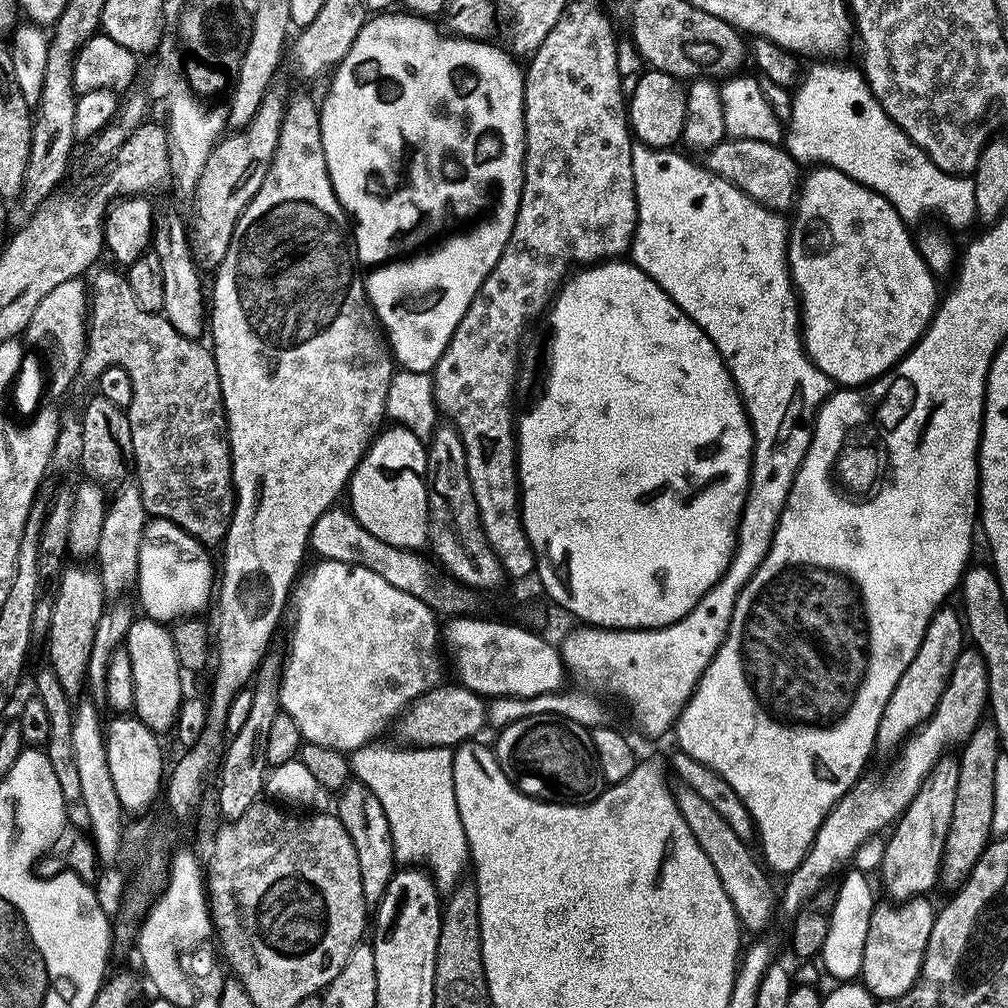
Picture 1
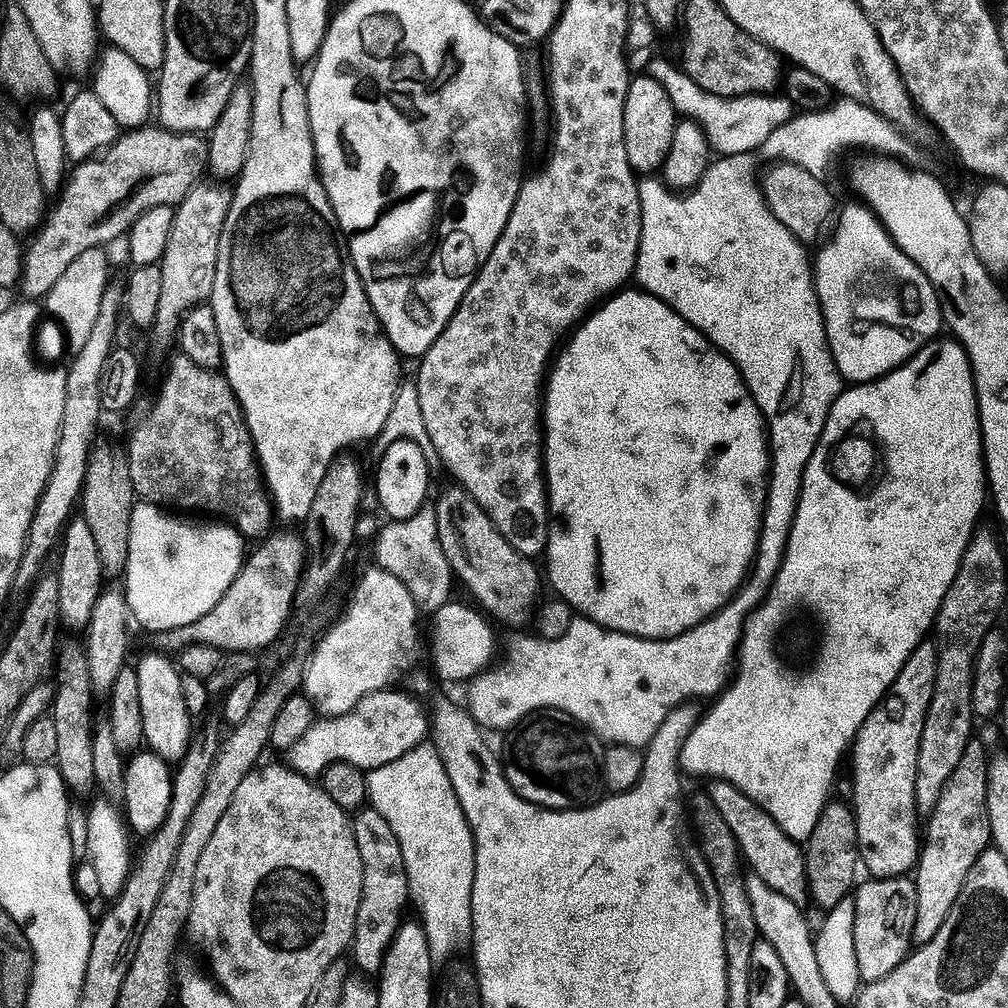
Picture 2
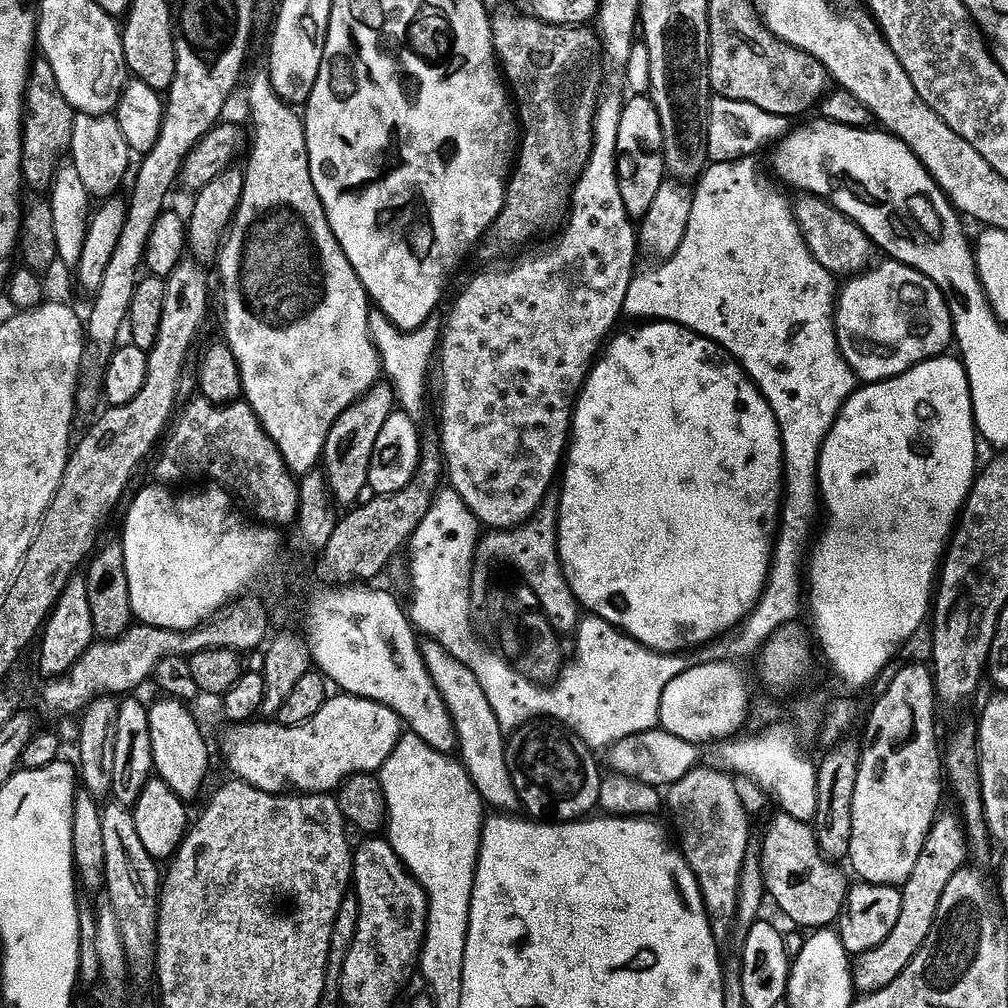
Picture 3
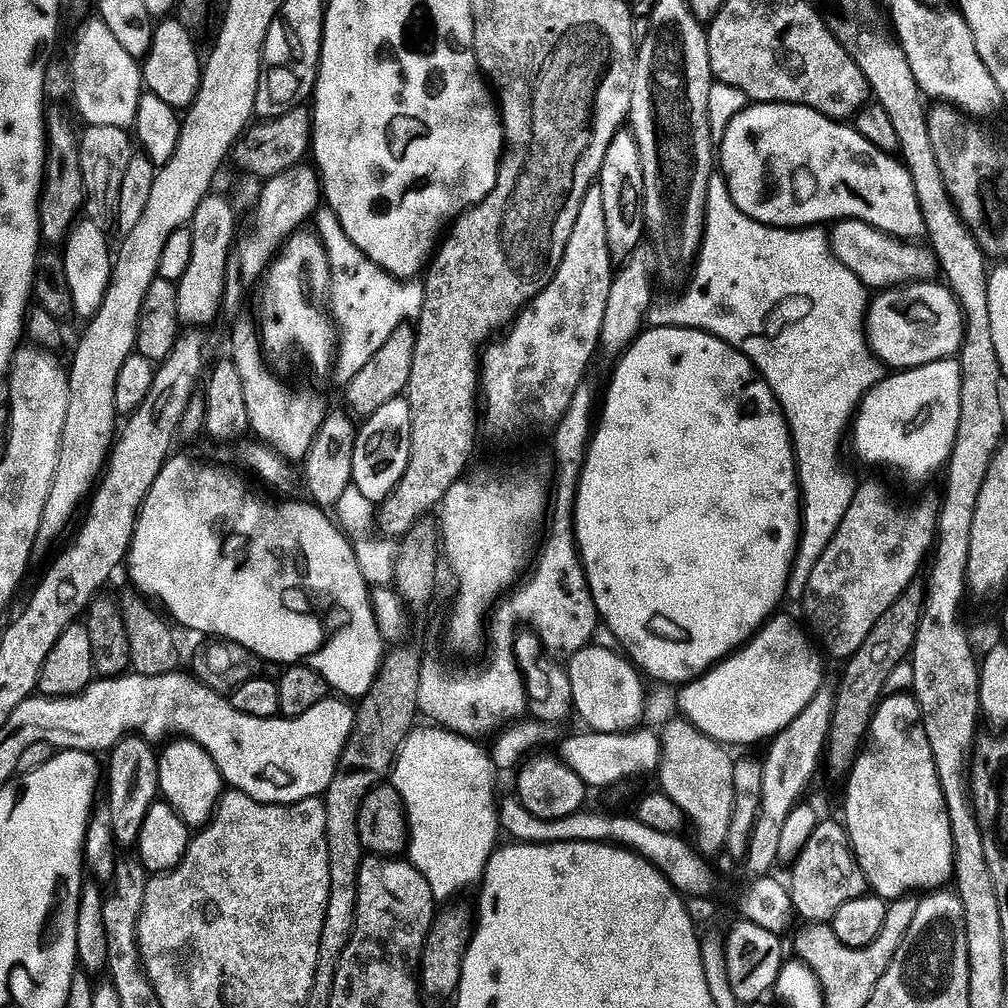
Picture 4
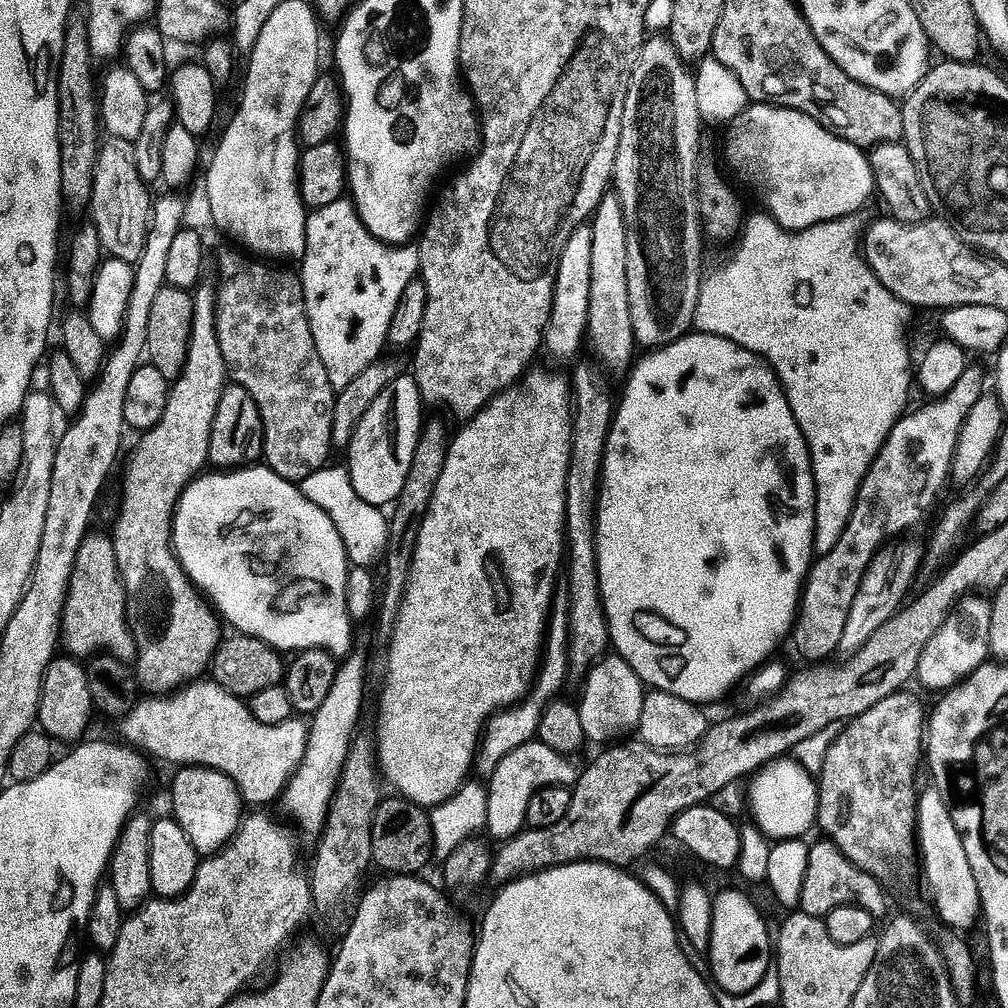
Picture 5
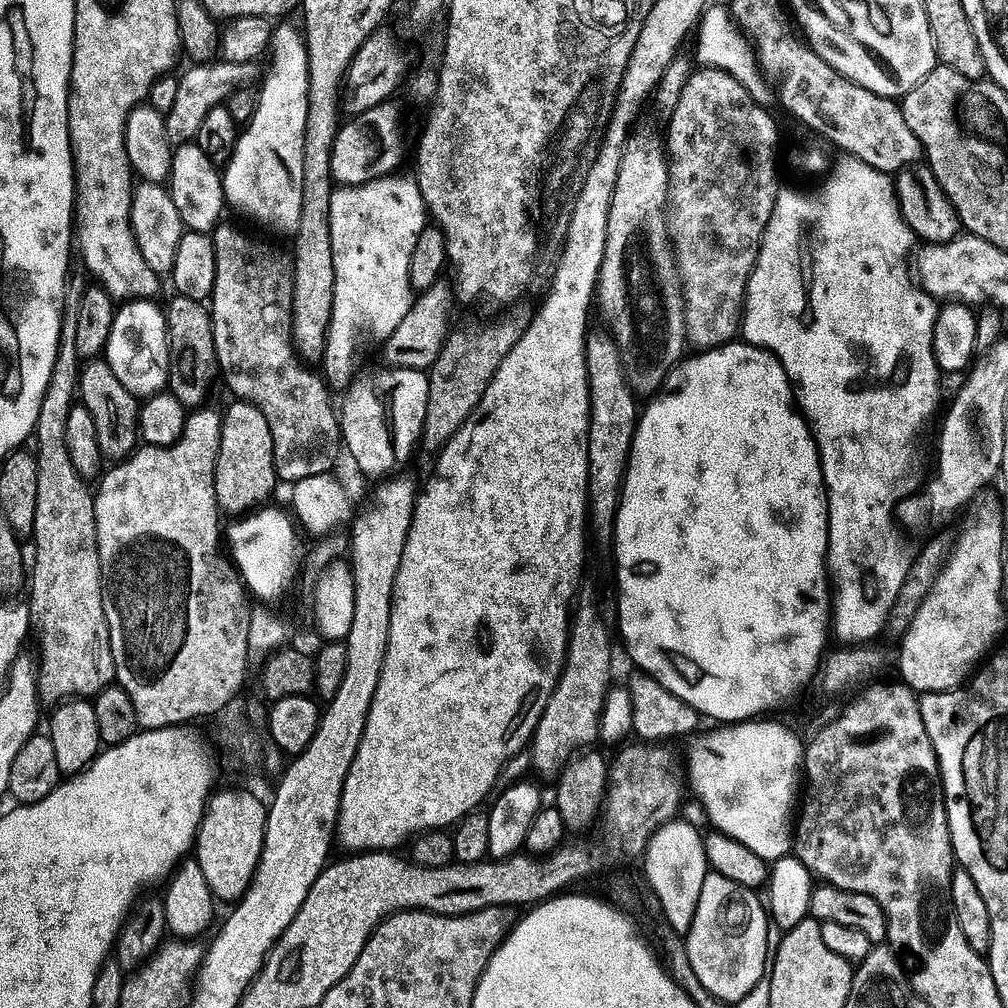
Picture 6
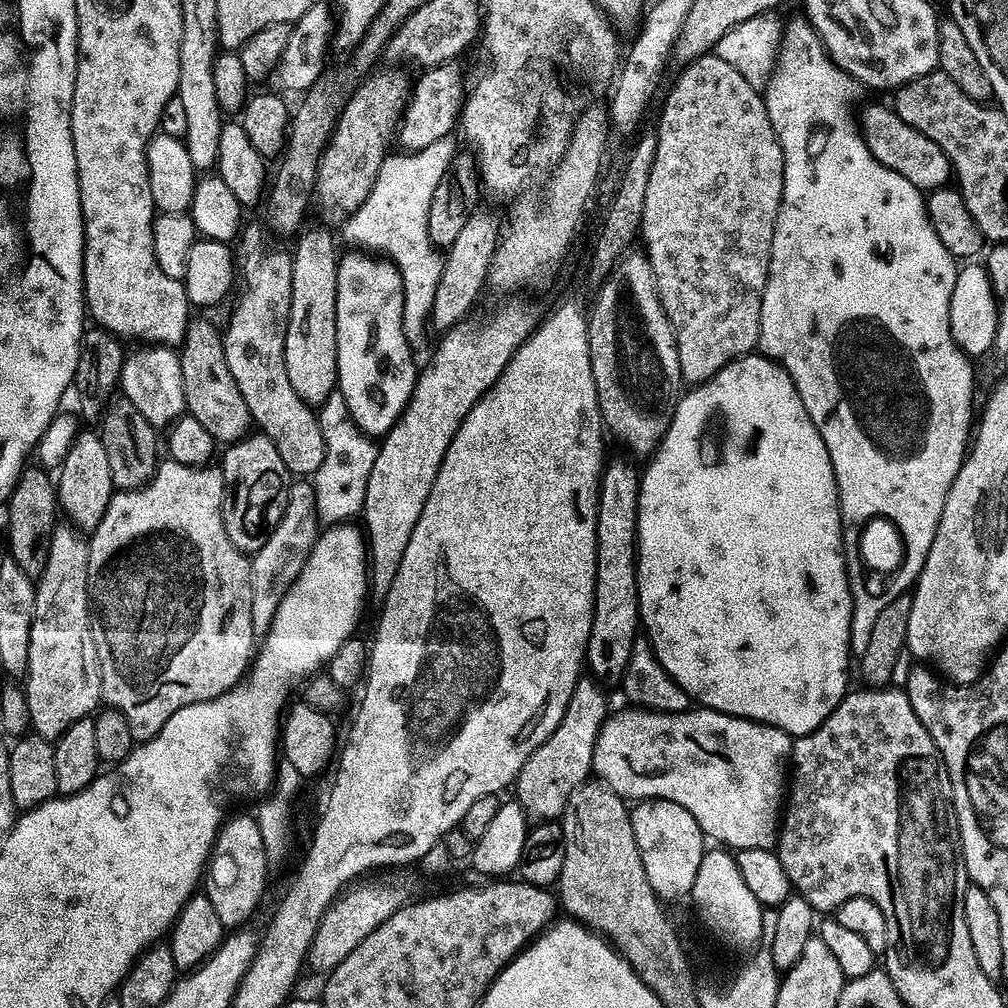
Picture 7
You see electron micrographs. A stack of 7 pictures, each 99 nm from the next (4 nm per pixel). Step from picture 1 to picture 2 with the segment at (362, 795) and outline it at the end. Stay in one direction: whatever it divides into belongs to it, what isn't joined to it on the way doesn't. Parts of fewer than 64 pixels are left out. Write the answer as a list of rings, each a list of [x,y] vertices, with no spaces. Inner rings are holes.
[[[368,806],[355,813],[352,829],[358,842],[358,854],[362,854],[364,881],[362,906],[358,906],[358,922],[350,956],[354,964],[356,959],[356,964],[362,971],[376,974],[384,966],[384,959],[400,925],[405,923],[404,911],[410,908],[408,876],[404,873],[402,846],[398,846],[398,838],[394,830],[390,830],[390,822],[386,822],[386,818],[382,818],[376,808]]]

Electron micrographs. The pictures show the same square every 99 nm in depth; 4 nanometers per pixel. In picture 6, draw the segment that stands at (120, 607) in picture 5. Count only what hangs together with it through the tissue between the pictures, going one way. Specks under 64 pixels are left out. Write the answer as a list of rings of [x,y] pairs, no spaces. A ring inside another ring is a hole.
[[[70,314],[65,317],[65,323],[62,326],[62,334],[60,335],[59,354],[55,362],[54,374],[51,376],[50,386],[47,388],[46,392],[46,398],[43,399],[42,410],[39,411],[39,420],[36,423],[36,431],[34,433],[35,443],[38,442],[36,457],[39,472],[38,500],[32,542],[35,542],[37,550],[36,560],[34,562],[34,570],[32,572],[32,596],[31,598],[28,598],[28,605],[33,615],[40,616],[40,614],[45,614],[42,618],[42,626],[45,630],[42,634],[42,658],[40,657],[39,665],[39,692],[41,705],[46,708],[48,708],[48,706],[50,706],[49,708],[57,707],[62,701],[65,700],[97,697],[103,690],[112,686],[116,680],[116,667],[113,665],[113,650],[109,638],[109,624],[106,622],[104,608],[104,587],[102,586],[100,538],[97,534],[95,495],[93,494],[91,487],[87,487],[89,485],[85,482],[85,479],[80,477],[67,450],[66,430],[68,428],[68,420],[70,418],[72,407],[76,404],[79,391],[80,373],[82,371],[82,359],[78,354],[78,350],[76,350],[78,320],[79,318],[76,314]]]

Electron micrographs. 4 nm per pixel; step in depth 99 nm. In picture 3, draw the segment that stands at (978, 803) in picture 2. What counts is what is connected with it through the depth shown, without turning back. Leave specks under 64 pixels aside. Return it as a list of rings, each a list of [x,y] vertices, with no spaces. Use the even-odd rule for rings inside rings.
[[[944,810],[937,815],[936,822],[922,846],[922,854],[918,854],[918,862],[910,878],[902,886],[902,914],[898,914],[898,922],[894,925],[894,930],[890,930],[890,938],[886,938],[882,946],[855,957],[851,965],[851,978],[857,993],[877,992],[890,986],[890,982],[894,982],[894,978],[898,978],[898,974],[902,974],[902,970],[910,966],[914,954],[922,950],[926,938],[932,933],[936,924],[938,902],[942,902],[942,894],[946,894],[950,878],[954,878],[954,874],[958,874],[958,870],[965,867],[970,860],[966,825],[963,819],[953,812]]]

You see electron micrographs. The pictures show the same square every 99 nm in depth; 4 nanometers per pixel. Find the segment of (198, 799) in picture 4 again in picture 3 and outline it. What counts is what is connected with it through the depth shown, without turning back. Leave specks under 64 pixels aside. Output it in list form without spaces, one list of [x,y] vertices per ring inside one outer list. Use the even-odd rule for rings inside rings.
[[[173,698],[161,699],[148,709],[154,772],[181,800],[192,802],[208,780],[208,740],[187,703]]]

